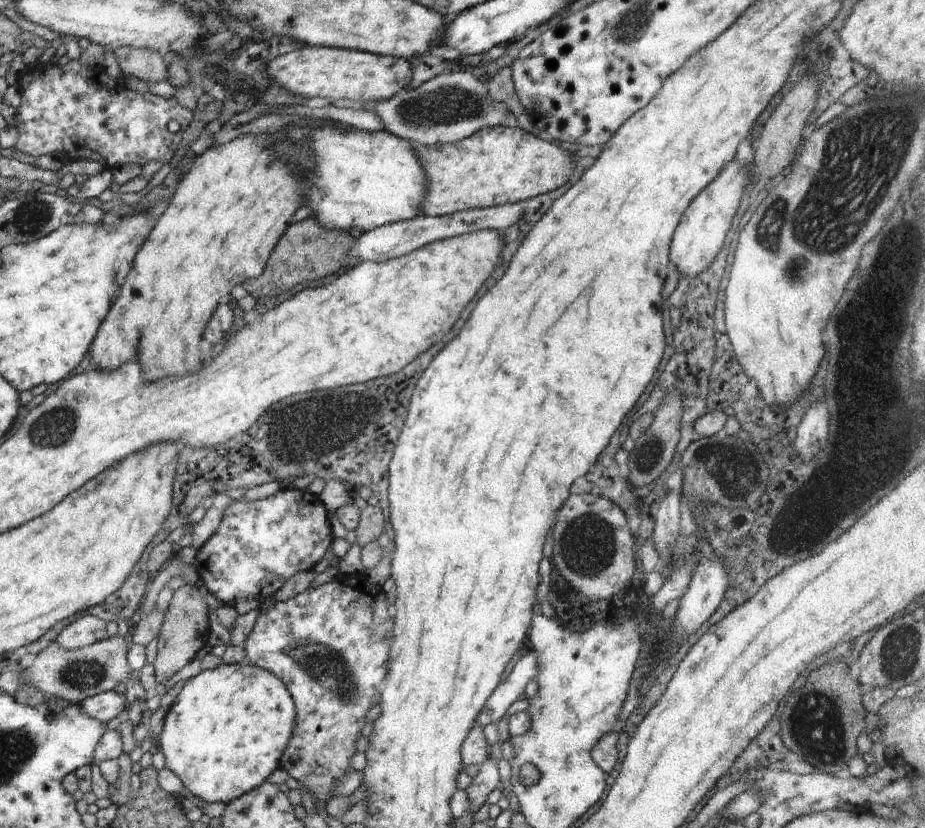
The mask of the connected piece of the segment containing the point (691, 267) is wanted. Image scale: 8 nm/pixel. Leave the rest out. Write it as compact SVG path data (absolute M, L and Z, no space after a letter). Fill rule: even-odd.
M734 158L706 188L702 189L700 194L694 197L694 202L682 214L682 220L670 244L670 262L682 277L695 277L704 270L708 270L715 256L722 250L732 218L740 204L742 191L749 183L749 176L748 167L744 165L740 168Z

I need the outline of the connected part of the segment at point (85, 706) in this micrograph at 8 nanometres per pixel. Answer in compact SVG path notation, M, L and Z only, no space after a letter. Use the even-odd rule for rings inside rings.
M113 689L89 697L80 704L80 708L86 716L106 725L108 721L117 718L124 708L126 709L126 698Z

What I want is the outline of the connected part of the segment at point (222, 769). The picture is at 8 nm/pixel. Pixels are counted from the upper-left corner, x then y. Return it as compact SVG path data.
M247 661L238 664L223 663L218 666L218 668L214 668L214 670L201 671L197 676L188 679L188 683L182 688L178 696L176 696L174 703L166 714L164 728L157 733L155 749L162 752L166 759L166 767L178 776L182 784L184 784L193 795L204 803L223 802L226 805L228 802L240 798L240 796L251 792L254 788L260 786L260 784L268 781L268 777L272 775L275 770L281 769L281 757L282 754L284 754L284 750L286 750L286 746L288 746L290 736L292 736L294 720L296 720L296 710L292 696L290 696L284 684L280 682L272 672L262 670L262 668L258 668L258 666L254 666Z

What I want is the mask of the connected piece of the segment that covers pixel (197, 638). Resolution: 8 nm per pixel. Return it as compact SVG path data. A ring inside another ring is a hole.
M194 584L178 588L164 613L162 626L160 626L161 646L152 664L156 684L165 684L177 672L194 661L200 650L215 640L211 635L210 626L207 602L202 598L198 588Z

